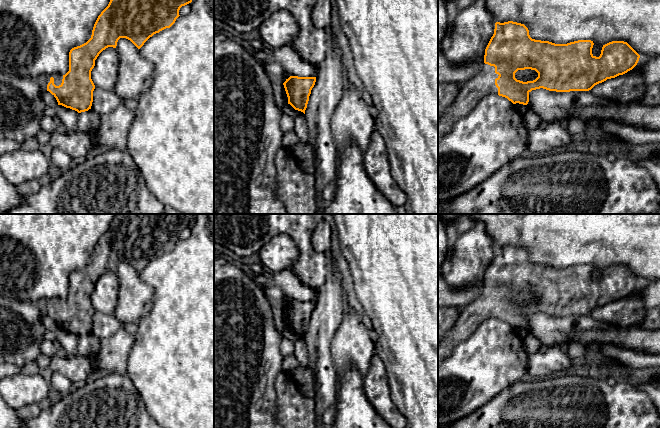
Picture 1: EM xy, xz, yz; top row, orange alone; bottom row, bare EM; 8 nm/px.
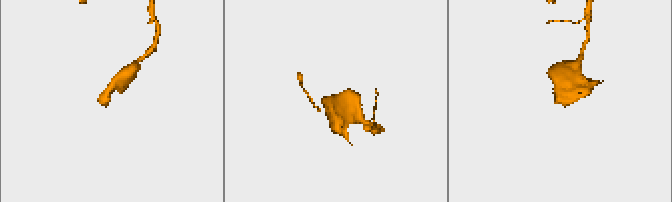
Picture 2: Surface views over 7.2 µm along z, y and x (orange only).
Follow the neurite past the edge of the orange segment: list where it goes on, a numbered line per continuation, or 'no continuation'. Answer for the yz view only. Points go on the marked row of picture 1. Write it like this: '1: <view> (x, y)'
1: yz (473, 88)

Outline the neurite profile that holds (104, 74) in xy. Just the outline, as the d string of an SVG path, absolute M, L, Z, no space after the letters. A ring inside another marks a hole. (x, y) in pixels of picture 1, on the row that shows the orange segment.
M108 47L95 60L91 79L95 87L114 90L119 70L119 55L116 48Z

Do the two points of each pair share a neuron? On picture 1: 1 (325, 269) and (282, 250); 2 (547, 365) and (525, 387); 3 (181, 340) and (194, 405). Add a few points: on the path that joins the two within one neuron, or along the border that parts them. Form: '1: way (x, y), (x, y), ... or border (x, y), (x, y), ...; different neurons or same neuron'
1: border (288, 235), (298, 252), (298, 258), (292, 268); different neurons
2: border (554, 375), (526, 377); different neurons
3: way (194, 356), (194, 389); same neuron

